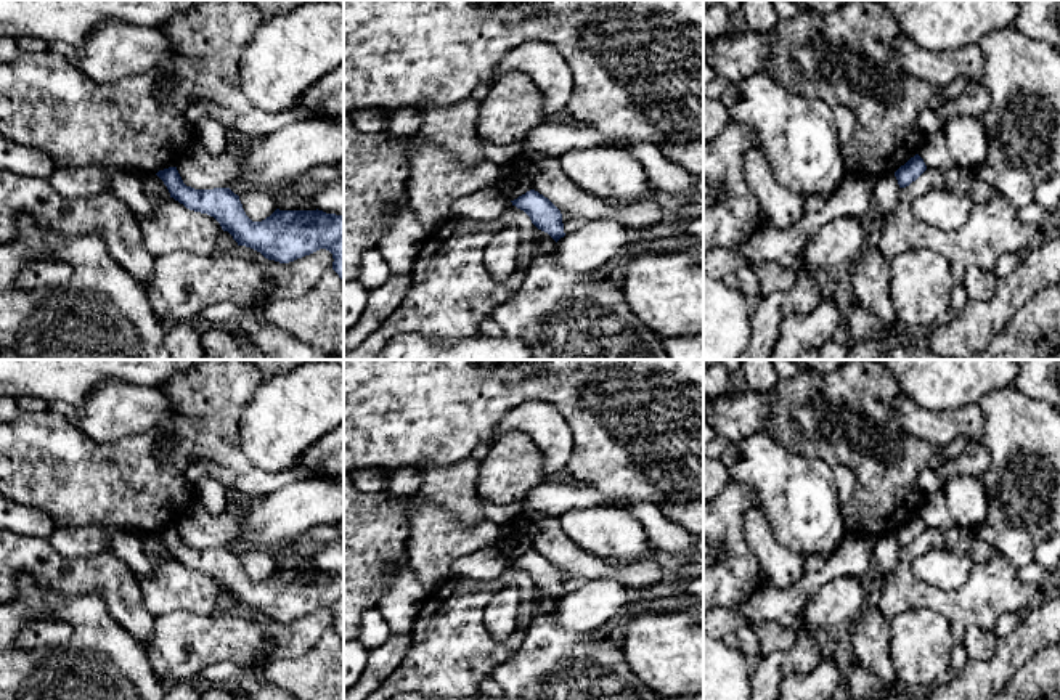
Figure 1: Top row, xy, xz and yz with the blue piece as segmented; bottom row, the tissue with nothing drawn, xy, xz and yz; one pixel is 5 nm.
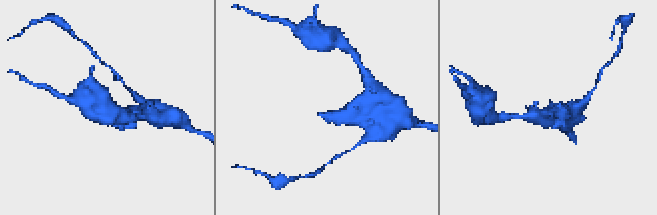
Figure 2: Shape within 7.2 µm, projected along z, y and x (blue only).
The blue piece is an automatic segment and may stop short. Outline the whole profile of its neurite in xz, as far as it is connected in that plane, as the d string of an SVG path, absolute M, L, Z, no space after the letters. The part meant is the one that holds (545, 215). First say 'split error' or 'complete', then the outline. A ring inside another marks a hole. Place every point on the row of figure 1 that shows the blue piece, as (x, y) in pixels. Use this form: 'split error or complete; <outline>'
complete; M530 189L511 202L524 210L532 223L548 233L556 242L565 236L561 210L538 191Z

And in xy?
complete; M177 170L156 173L170 197L186 209L214 217L238 246L251 247L265 258L289 263L320 249L332 254L332 270L344 283L344 215L323 210L279 210L262 222L252 222L230 188L194 189L186 186Z

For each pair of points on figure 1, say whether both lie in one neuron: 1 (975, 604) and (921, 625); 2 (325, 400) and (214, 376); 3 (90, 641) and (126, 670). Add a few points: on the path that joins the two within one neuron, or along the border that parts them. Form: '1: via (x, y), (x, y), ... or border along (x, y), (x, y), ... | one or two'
1: border along (906, 609), (938, 610), (949, 623), (954, 643) | two
2: border along (264, 379), (256, 387) | two
3: via (98, 649), (118, 663) | one

